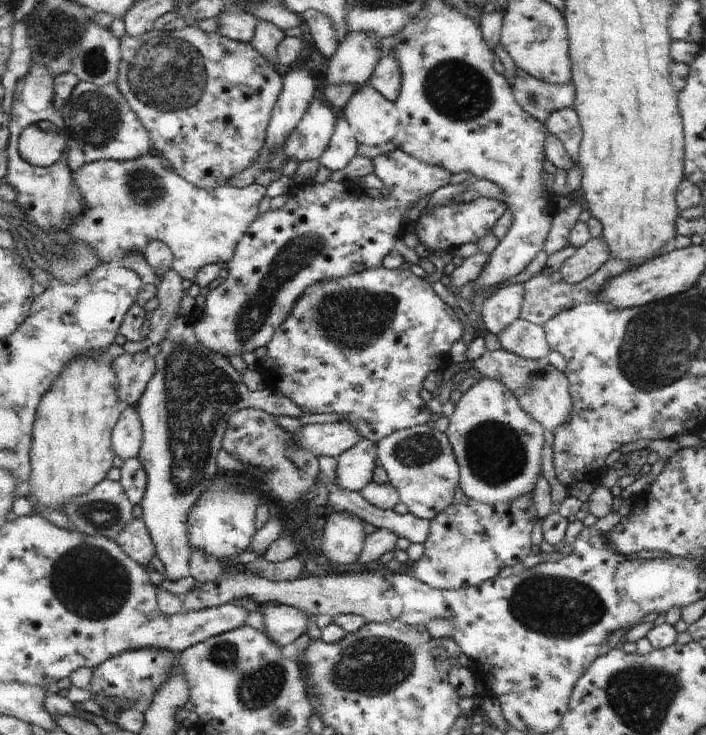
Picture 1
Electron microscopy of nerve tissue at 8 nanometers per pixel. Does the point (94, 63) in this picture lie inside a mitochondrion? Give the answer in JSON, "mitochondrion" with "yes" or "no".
{"mitochondrion":"yes"}

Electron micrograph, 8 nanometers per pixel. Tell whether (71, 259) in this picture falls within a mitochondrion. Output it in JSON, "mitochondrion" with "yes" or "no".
{"mitochondrion":"yes"}

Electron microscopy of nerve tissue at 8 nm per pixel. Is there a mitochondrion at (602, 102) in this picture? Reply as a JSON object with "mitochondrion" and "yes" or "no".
{"mitochondrion":"no"}

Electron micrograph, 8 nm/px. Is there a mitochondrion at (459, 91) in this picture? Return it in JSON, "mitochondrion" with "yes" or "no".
{"mitochondrion":"yes"}

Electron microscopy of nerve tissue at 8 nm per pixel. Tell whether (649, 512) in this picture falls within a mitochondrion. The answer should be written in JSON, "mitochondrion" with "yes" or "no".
{"mitochondrion":"no"}

